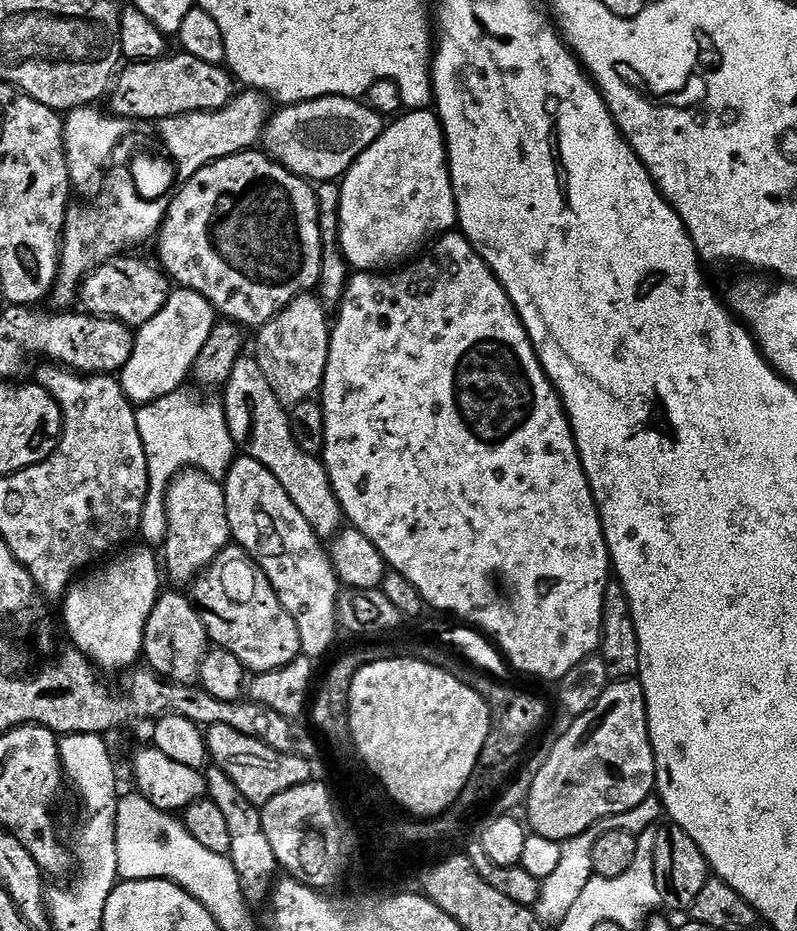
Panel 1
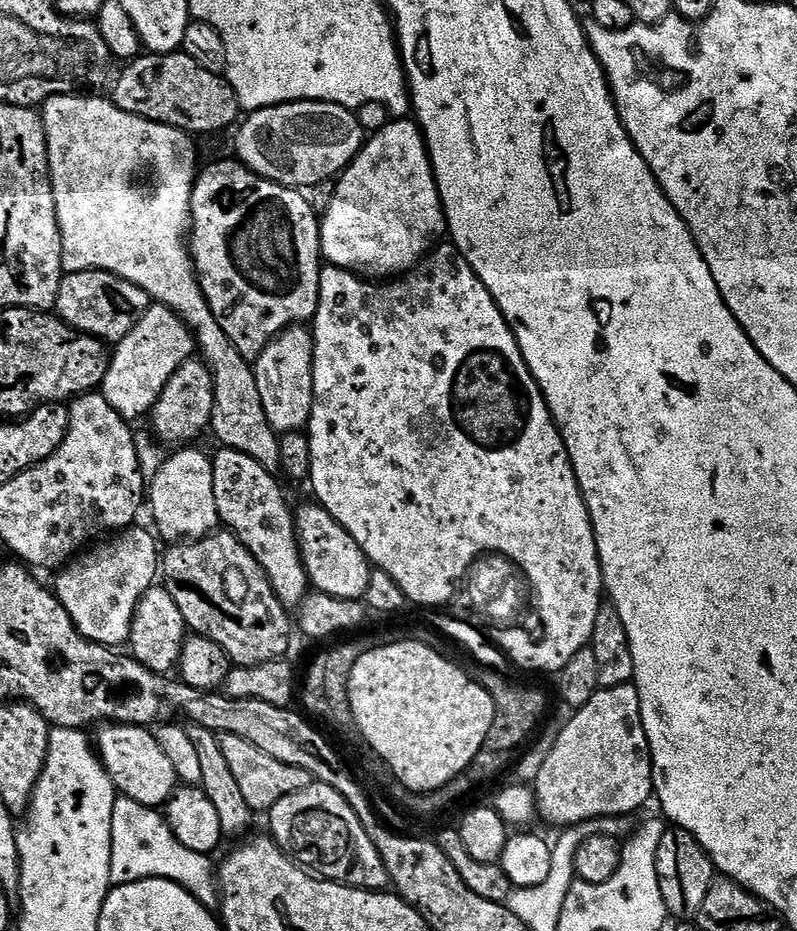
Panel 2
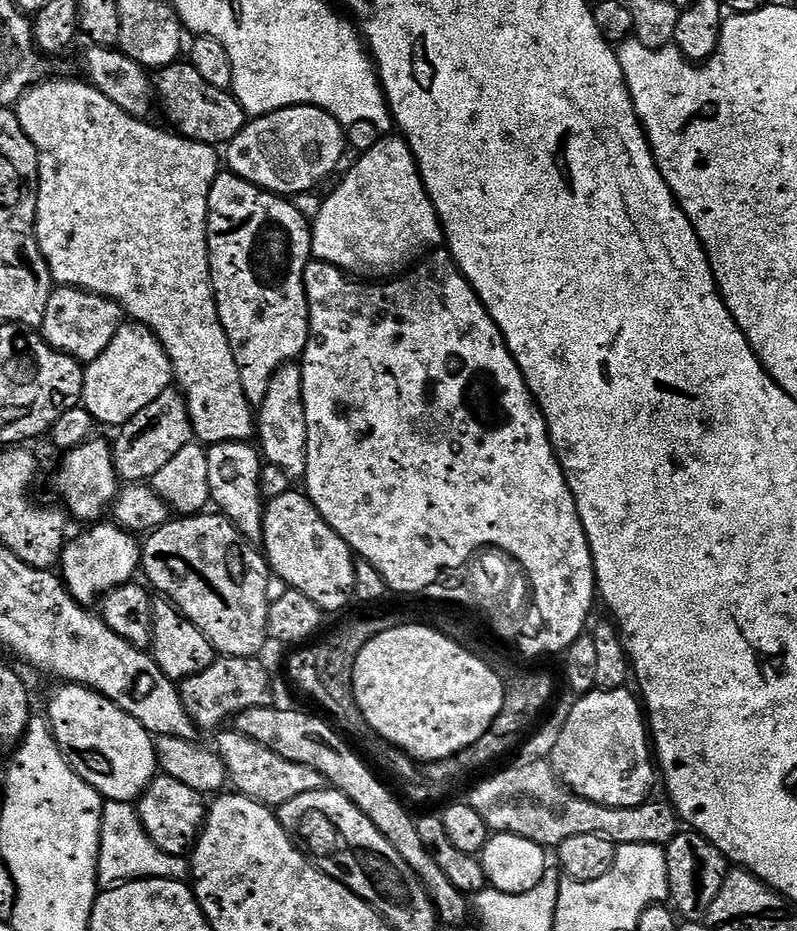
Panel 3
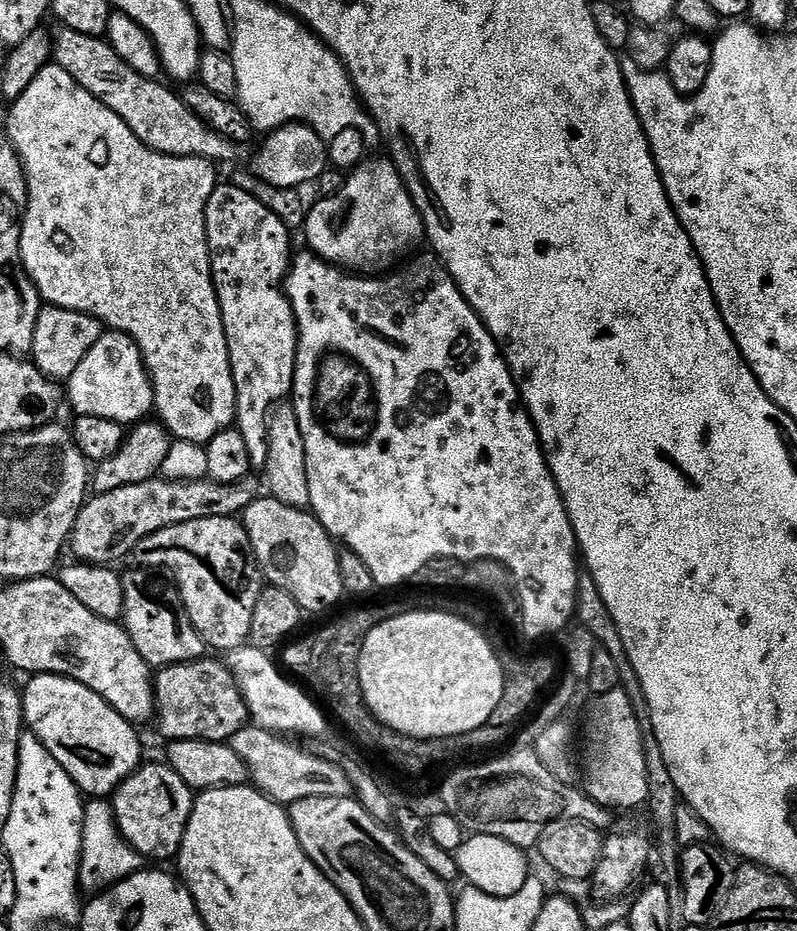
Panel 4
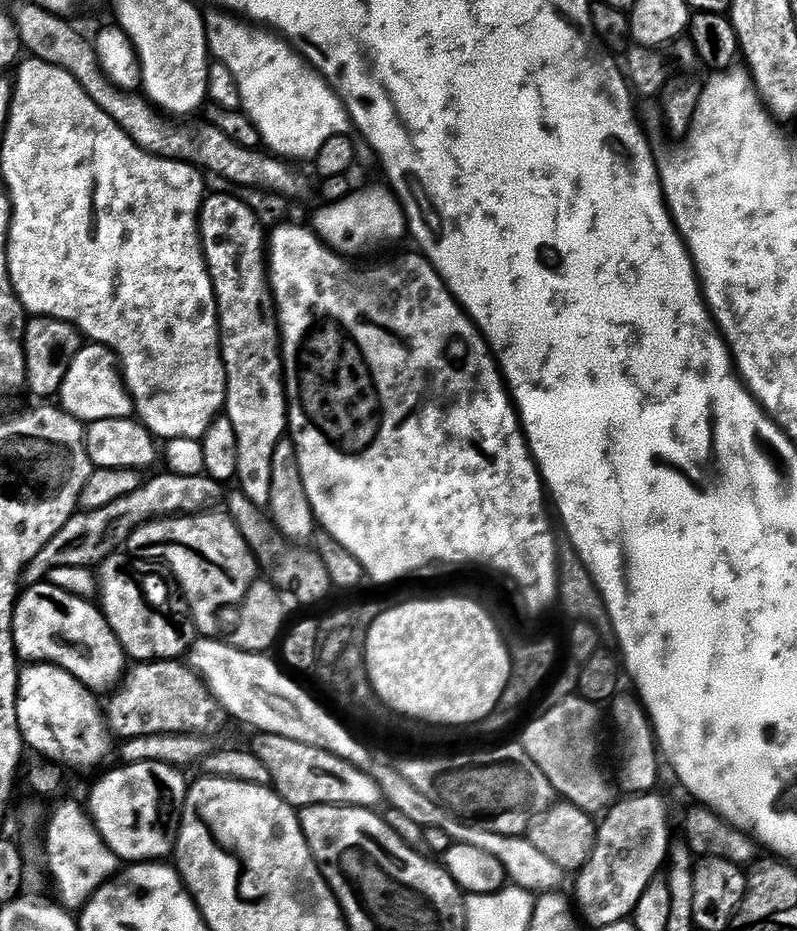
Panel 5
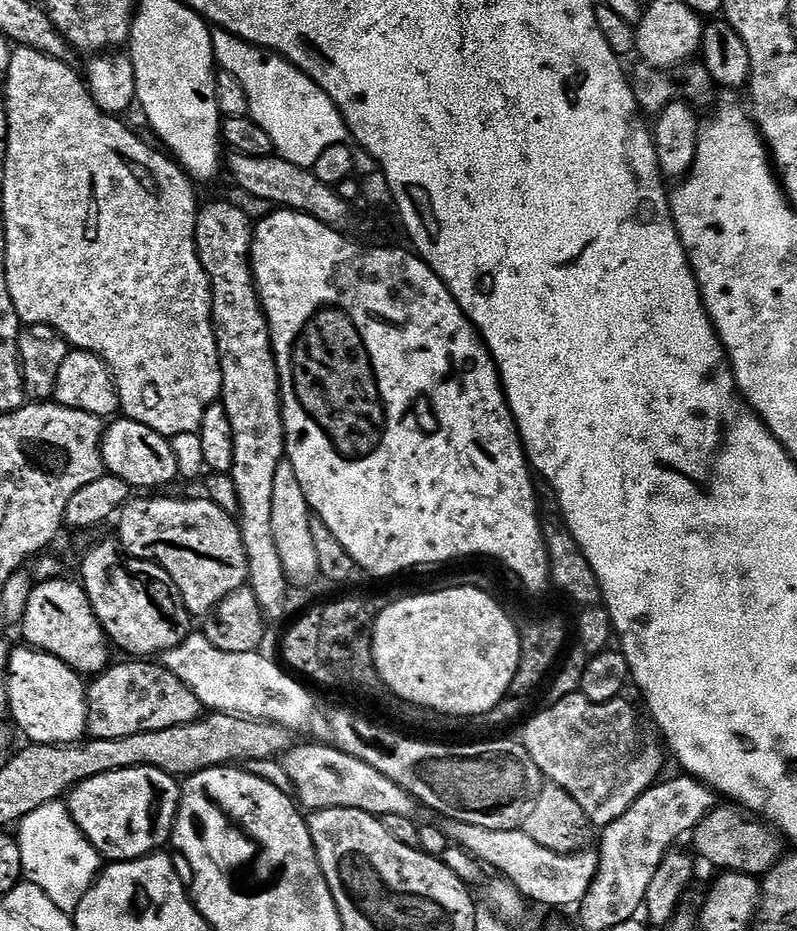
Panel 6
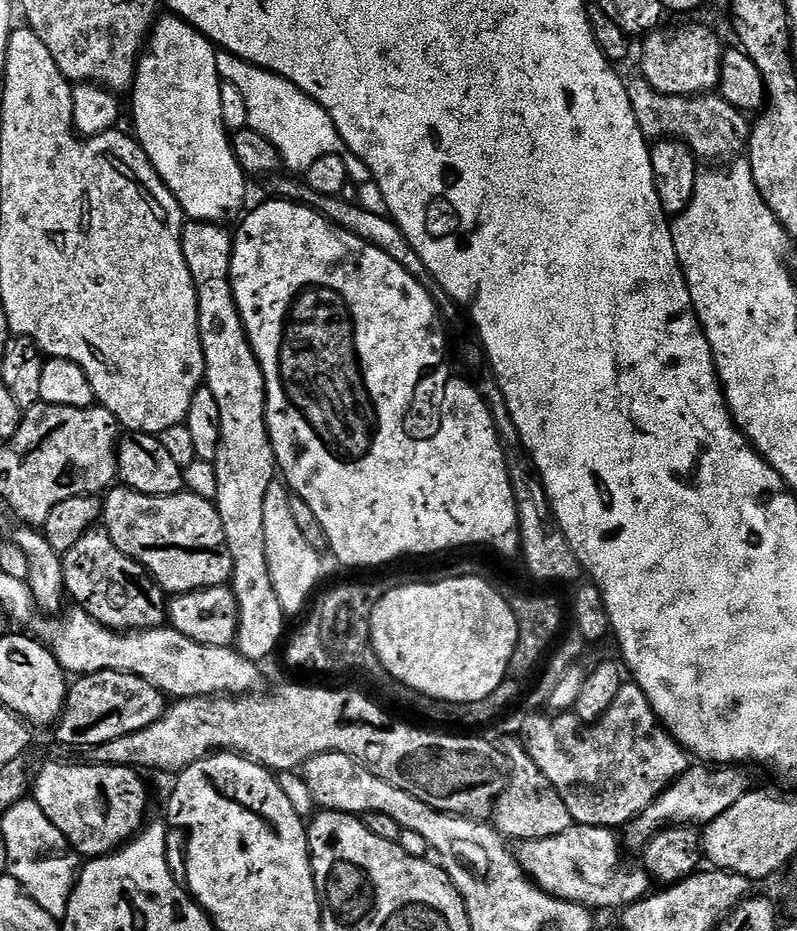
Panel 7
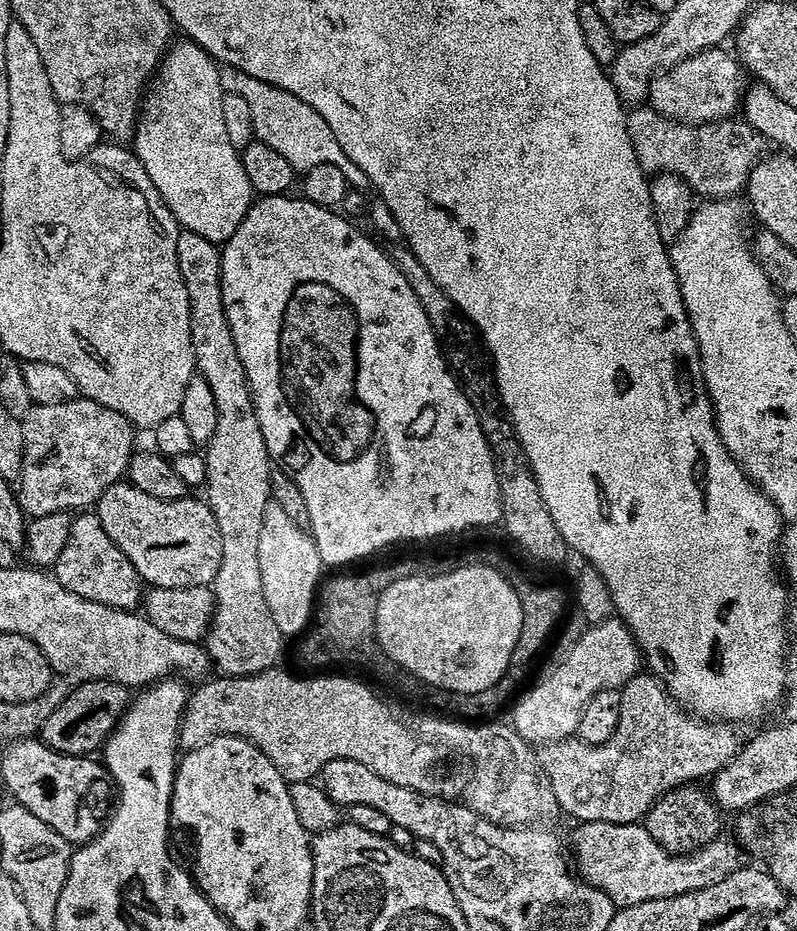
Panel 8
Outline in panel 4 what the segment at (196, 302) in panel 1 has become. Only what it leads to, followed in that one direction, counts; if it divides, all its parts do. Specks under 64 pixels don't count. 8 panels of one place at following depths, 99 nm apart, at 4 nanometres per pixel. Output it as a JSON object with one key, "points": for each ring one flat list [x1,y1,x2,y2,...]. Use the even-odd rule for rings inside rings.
{"points":[[105,331,103,336,94,342,90,354,78,362,78,370,66,381,66,400,72,403,76,416,93,416,113,420,115,424,135,425,143,421,153,411,152,380,148,377,148,368,140,353,140,348,124,332]]}

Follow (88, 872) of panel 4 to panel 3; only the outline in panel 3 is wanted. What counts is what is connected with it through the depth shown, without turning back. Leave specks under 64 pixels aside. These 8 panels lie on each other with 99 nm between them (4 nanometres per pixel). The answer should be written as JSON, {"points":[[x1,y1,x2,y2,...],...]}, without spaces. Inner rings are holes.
{"points":[[107,801,102,814,102,834,100,835,100,857,98,858,99,887,107,890,130,880,171,880,189,875,187,859,166,854,146,834,140,821,139,811,131,803]]}

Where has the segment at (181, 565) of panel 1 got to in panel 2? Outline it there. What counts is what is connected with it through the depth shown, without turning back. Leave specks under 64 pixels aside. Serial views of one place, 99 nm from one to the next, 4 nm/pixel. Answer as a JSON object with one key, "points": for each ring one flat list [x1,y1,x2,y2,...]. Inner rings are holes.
{"points":[[184,446,172,457,161,463,159,472,150,480,150,508,152,504,152,516,156,519,155,531,161,537,172,540,168,542,195,542,203,540,205,536,211,536,221,527,218,514,218,502,214,502,214,474,212,473,211,455,199,452,196,446]]}

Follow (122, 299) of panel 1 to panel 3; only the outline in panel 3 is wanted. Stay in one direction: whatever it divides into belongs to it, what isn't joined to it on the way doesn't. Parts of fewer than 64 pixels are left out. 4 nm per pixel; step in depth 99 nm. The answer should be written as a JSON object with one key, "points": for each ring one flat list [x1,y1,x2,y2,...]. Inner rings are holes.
{"points":[[57,287,50,302,46,302,46,314,39,331,51,348,64,352,81,362,97,360,106,346,114,342,114,336,126,322,124,307,105,296,83,292,81,288]]}

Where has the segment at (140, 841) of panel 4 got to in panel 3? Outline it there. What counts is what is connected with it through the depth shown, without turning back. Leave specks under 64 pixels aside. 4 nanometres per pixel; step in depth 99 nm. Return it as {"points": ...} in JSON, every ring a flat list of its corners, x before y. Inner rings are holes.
{"points":[[157,775,138,801,140,821,148,837,171,856,187,857,196,847,196,840,204,828,206,800,201,793,178,782,178,778]]}

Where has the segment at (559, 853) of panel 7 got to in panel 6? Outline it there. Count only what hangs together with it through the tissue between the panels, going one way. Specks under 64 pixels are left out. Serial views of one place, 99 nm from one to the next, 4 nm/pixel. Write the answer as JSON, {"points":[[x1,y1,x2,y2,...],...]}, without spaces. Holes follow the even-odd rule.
{"points":[[447,821,443,831,449,841,472,855,481,863,488,863,496,868,499,875,511,881,524,898,531,903,544,906,575,907,589,892,599,866,598,853,587,848,570,855,556,854,539,846,538,842,526,836,523,829,506,829,504,831,485,830,482,827]]}

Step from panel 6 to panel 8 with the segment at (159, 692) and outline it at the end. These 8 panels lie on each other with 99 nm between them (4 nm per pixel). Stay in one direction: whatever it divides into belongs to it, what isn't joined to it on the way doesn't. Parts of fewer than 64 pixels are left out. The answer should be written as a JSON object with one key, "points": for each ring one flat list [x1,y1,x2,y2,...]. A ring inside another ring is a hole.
{"points":[[89,680,73,687,72,693,50,714,42,733,42,743,64,756,91,757,108,743,120,719,130,707,129,689,109,680]]}

